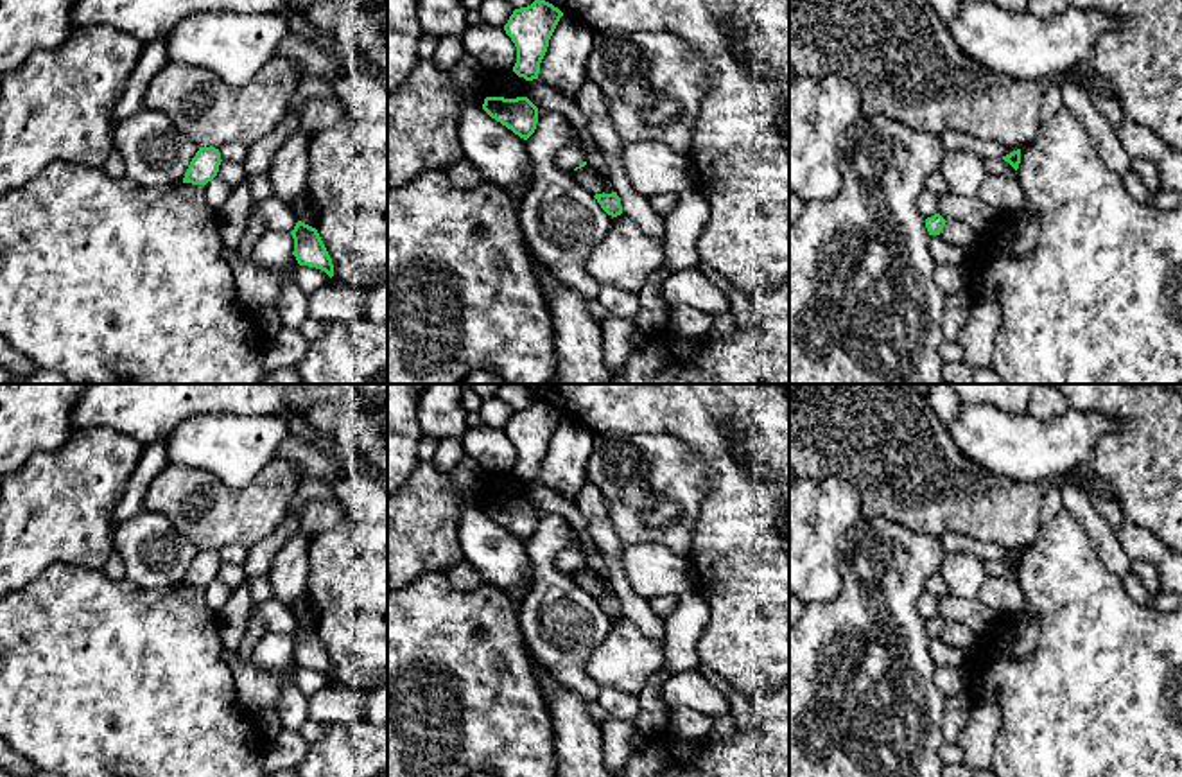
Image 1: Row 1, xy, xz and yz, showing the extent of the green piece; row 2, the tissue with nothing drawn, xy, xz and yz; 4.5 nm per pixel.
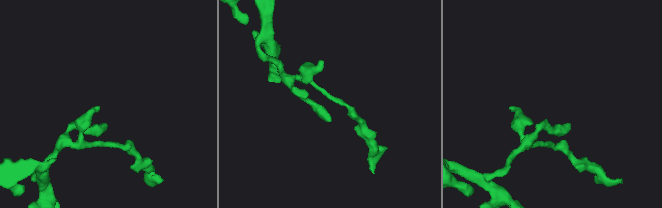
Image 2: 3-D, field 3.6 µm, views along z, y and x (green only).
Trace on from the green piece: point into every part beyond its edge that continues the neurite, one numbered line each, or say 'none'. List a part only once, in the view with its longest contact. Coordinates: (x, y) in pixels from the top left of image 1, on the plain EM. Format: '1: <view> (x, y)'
none

